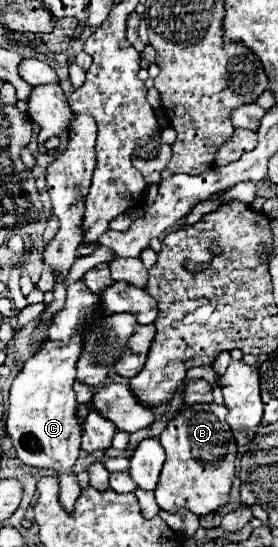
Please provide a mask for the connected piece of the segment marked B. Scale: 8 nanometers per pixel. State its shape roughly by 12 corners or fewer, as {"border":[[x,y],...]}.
{"border":[[221,404],[159,434],[161,510],[229,504],[237,444]]}

